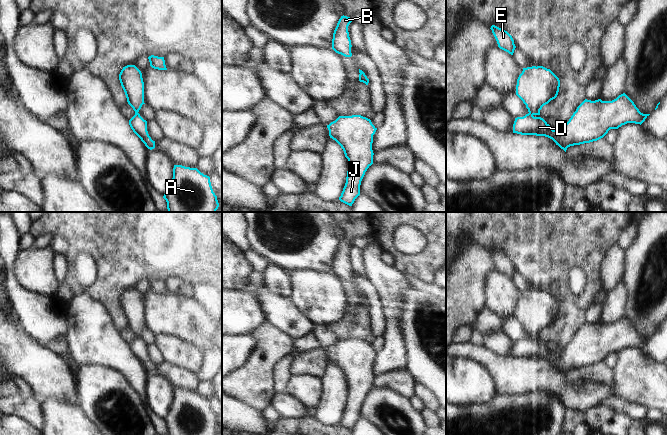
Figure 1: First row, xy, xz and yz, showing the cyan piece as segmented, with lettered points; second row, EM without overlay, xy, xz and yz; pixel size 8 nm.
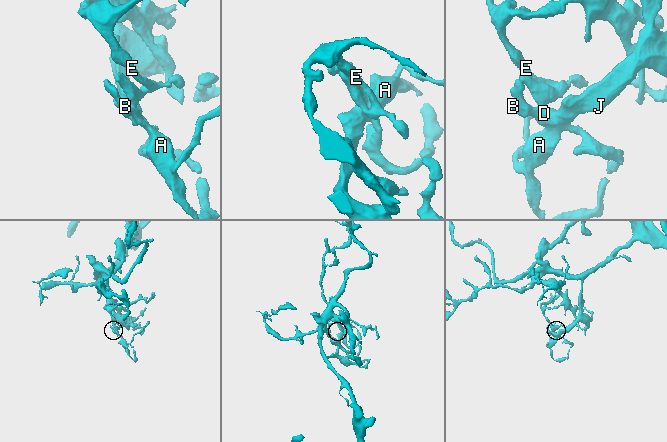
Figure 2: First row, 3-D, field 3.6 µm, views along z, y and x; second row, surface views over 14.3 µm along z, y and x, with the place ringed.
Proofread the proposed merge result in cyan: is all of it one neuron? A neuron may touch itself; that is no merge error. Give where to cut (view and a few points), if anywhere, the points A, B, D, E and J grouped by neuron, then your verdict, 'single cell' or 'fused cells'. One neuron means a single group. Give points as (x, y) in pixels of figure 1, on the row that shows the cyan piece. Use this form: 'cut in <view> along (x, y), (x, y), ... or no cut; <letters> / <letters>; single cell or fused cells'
cut in yz along (529, 112), (532, 115); A B D J / E; fused cells

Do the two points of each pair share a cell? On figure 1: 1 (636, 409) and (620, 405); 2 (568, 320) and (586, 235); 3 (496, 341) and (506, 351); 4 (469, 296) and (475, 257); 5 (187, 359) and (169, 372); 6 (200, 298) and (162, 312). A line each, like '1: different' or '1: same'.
1: same
2: same
3: same
4: same
5: different
6: different

